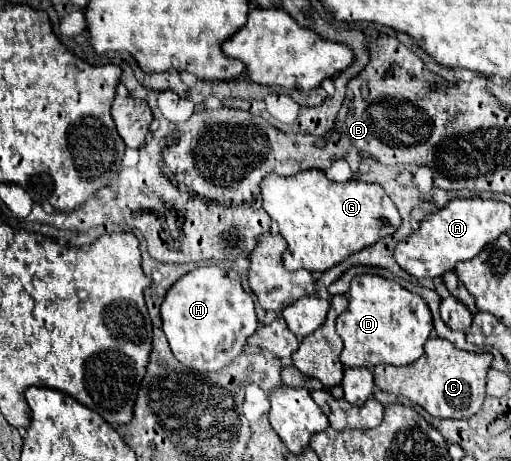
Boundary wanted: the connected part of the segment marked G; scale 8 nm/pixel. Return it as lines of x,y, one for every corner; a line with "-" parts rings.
311,170
311,172
299,172
295,176
287,176
287,178
267,176
263,180
261,192
263,192
263,208
279,224
279,232
289,244
287,252
283,254
283,264
291,272
305,268
311,274
323,274
325,270
331,270
333,266
341,264
351,254
377,244
381,238
395,234
397,228
401,226
401,216
395,204
379,184
367,184
359,180
347,180
339,184
339,182
331,182
319,170

